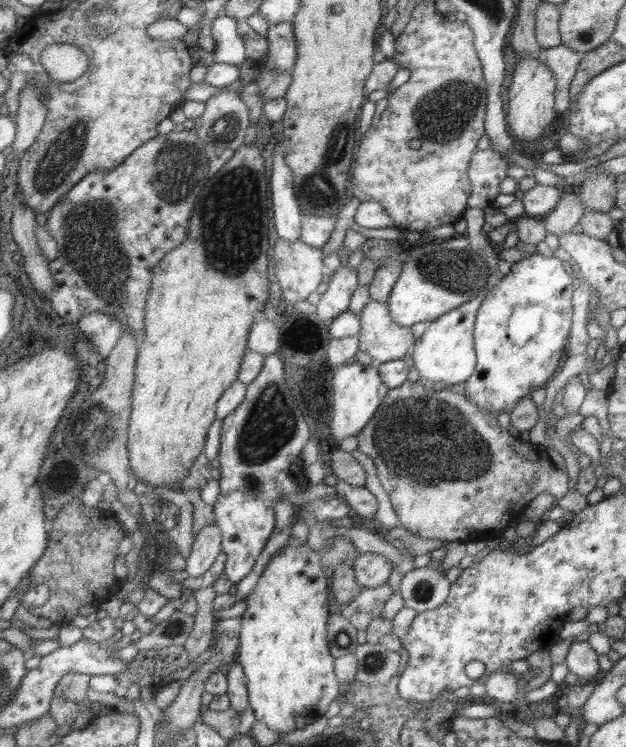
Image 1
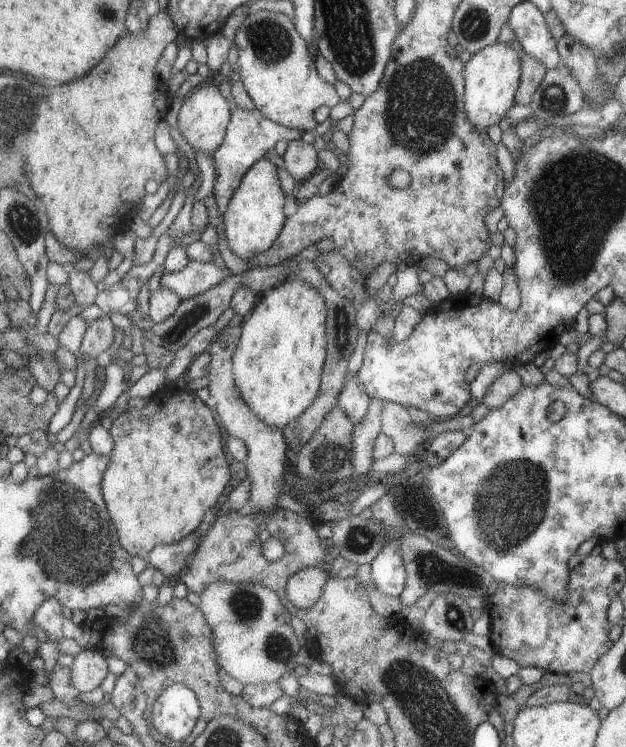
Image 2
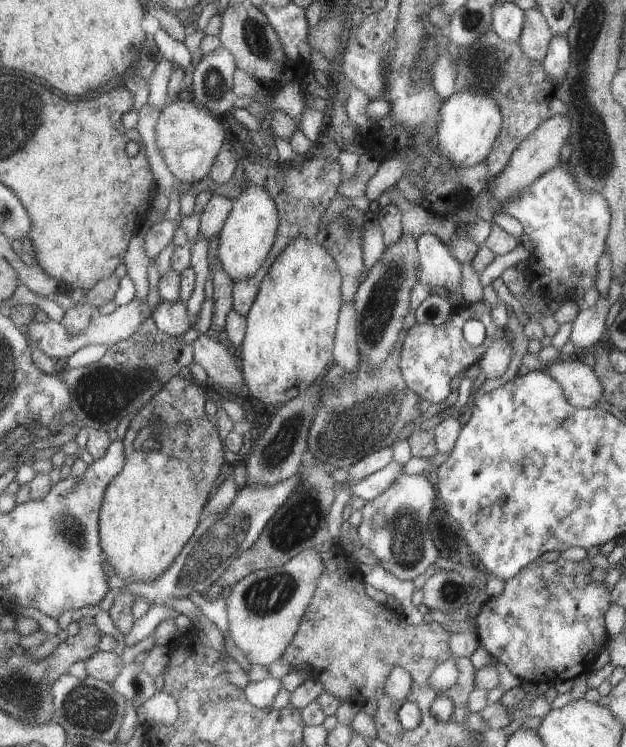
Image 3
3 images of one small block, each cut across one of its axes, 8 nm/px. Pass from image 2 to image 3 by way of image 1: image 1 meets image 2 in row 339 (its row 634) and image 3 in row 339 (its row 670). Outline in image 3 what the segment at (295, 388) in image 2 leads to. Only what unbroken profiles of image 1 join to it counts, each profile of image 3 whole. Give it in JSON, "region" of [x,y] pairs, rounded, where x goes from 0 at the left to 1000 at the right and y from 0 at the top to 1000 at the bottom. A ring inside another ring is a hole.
{"region":[[[478,315],[450,332],[417,373],[403,411],[391,423],[393,443],[377,478],[398,527],[420,541],[454,542],[519,501],[530,477],[540,418],[548,406],[540,364],[538,352],[519,332],[503,321]]]}

